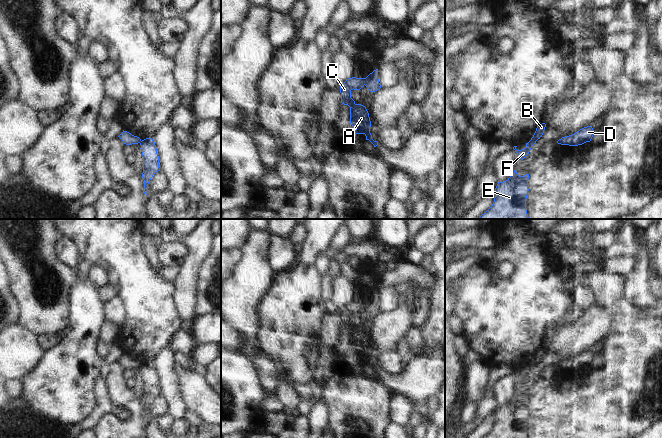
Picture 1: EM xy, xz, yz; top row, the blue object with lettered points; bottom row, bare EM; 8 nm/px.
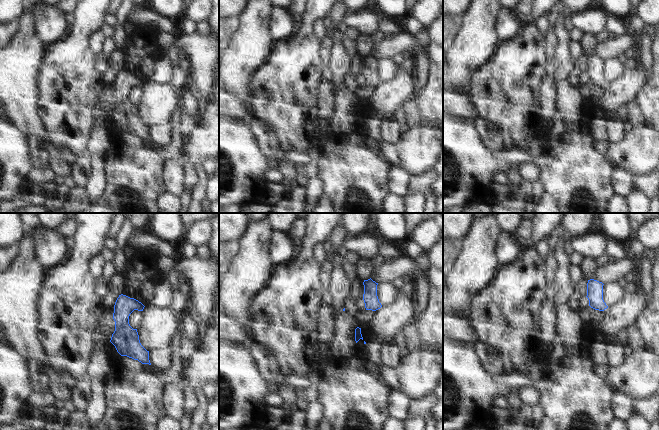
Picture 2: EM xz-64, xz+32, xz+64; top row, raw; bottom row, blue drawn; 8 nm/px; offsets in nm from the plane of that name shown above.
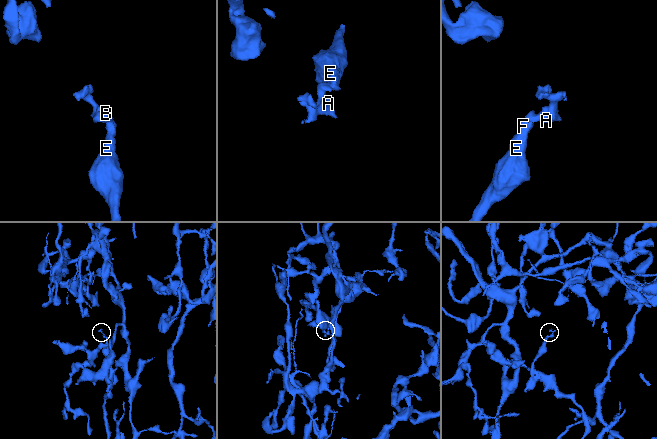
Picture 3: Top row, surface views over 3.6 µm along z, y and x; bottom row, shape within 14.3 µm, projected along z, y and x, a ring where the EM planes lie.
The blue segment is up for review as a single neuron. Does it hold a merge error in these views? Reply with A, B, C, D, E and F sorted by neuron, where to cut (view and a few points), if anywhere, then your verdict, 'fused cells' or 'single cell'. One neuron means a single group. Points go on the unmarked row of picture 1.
A B C D / E F | xz (364, 302), (365, 308) | fused cells

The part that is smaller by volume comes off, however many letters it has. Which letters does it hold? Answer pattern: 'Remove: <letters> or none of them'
Remove: A, B, C, D

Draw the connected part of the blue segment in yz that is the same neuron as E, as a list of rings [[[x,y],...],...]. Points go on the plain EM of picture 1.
[[[517,396],[504,406],[498,406],[492,430],[484,438],[527,438],[529,398],[519,400]]]

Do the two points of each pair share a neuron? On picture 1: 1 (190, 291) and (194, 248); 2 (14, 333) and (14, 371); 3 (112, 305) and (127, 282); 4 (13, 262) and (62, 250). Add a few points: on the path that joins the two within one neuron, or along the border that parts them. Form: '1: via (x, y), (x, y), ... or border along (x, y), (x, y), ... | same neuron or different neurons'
1: via (190, 280), (190, 264), (193, 259) | same neuron
2: via (14, 342), (14, 362) | same neuron
3: border along (118, 296), (122, 302), (124, 319) | different neurons
4: border along (60, 236), (54, 254), (72, 268) | different neurons

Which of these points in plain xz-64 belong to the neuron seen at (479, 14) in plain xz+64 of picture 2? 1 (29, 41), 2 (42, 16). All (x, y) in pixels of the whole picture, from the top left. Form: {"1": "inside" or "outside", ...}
{"1": "inside", "2": "outside"}

